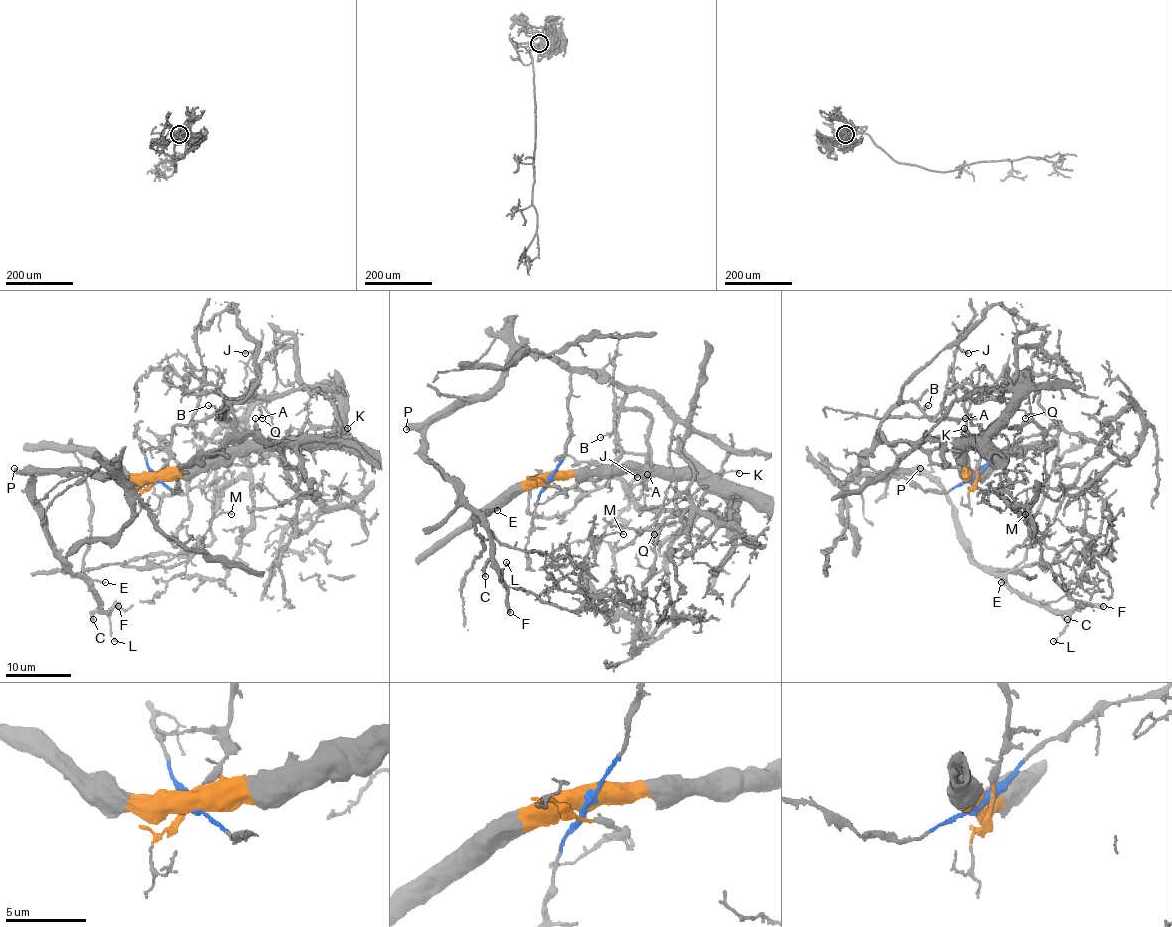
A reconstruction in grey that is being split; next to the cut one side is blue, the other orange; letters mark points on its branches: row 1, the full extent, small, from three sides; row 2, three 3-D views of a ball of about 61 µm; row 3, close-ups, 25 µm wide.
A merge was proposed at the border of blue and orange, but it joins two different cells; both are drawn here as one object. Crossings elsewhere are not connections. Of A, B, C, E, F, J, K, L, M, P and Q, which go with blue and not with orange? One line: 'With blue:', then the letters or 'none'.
With blue: B, C, E, F, J, L, M, P

